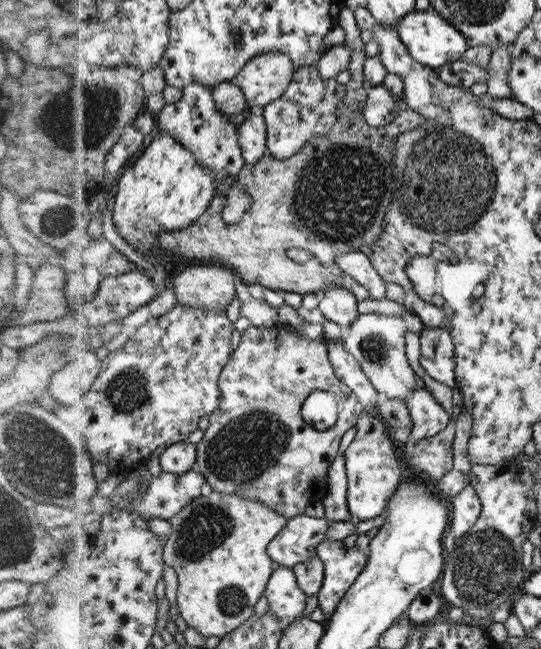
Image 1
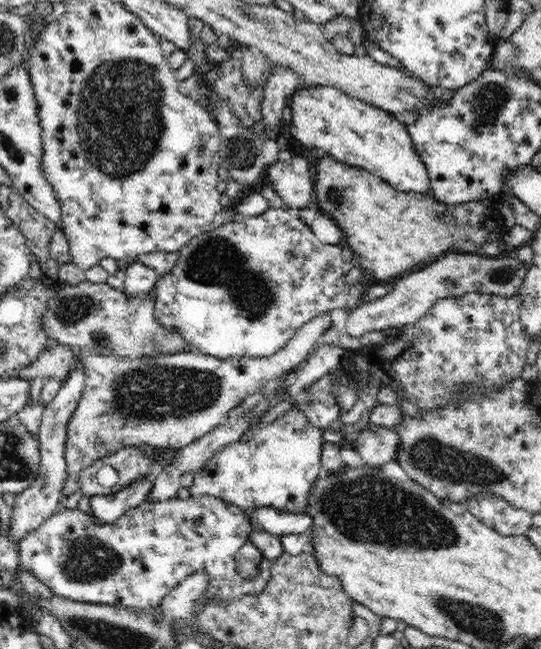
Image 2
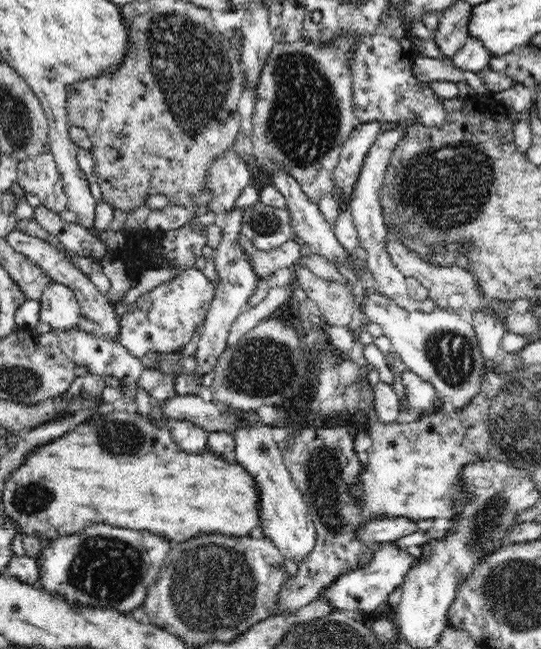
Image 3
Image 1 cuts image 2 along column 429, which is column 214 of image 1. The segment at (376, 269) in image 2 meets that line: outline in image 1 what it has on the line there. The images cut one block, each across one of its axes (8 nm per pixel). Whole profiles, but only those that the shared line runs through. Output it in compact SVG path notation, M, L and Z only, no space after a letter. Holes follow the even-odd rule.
M346 6L341 10L339 25L345 32L345 42L352 48L349 66L352 78L345 84L345 98L342 99L341 110L338 111L340 124L331 128L327 134L315 136L293 159L281 160L269 152L258 163L247 163L239 180L244 190L250 193L254 204L242 222L226 222L224 212L228 206L228 197L217 195L198 222L172 233L178 242L174 248L176 255L210 263L220 262L240 274L247 284L261 284L268 289L299 292L303 295L309 292L322 294L328 287L336 285L352 291L359 301L370 298L365 286L338 267L337 259L339 255L358 251L364 242L376 242L378 234L384 232L382 224L385 224L386 214L389 214L388 204L392 201L394 190L392 156L395 156L395 141L400 135L423 124L425 117L404 107L397 112L393 123L387 126L374 128L365 121L360 112L370 96L369 90L364 89L362 84L365 80L366 45L360 39L361 31L356 25L353 9ZM292 248L310 251L312 259L304 264L296 262L288 256L288 250Z

